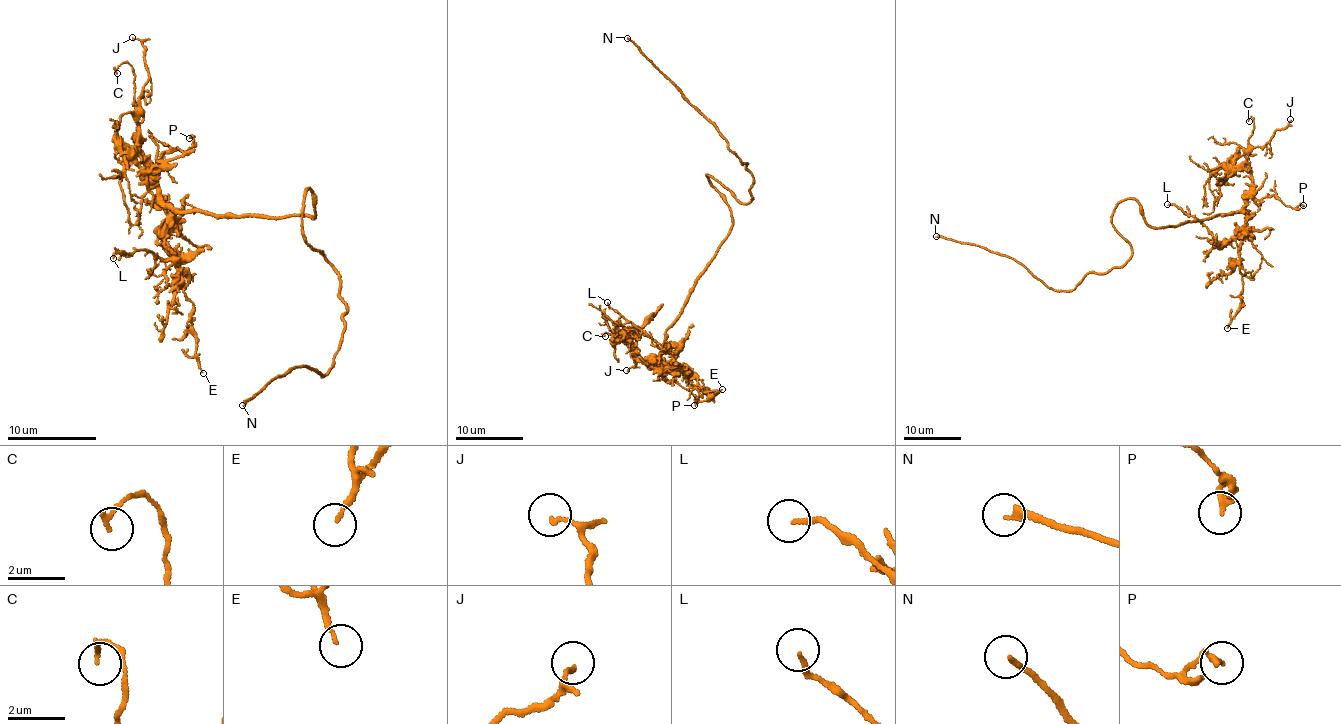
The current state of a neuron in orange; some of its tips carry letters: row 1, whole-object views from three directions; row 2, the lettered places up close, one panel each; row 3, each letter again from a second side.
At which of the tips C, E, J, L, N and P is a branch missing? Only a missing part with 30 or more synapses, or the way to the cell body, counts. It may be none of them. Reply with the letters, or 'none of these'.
N

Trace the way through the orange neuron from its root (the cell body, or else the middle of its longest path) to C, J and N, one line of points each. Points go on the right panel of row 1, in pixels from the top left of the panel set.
C: (1131, 198), (1154, 227), (1239, 211), (1251, 181), (1246, 150), (1254, 122), (1249, 121)
J: (1131, 198), (1154, 227), (1239, 211), (1251, 181), (1249, 154), (1290, 119)
N: (1131, 198), (1111, 217), (1128, 260), (1067, 291), (1046, 287), (1011, 258), (936, 236)

